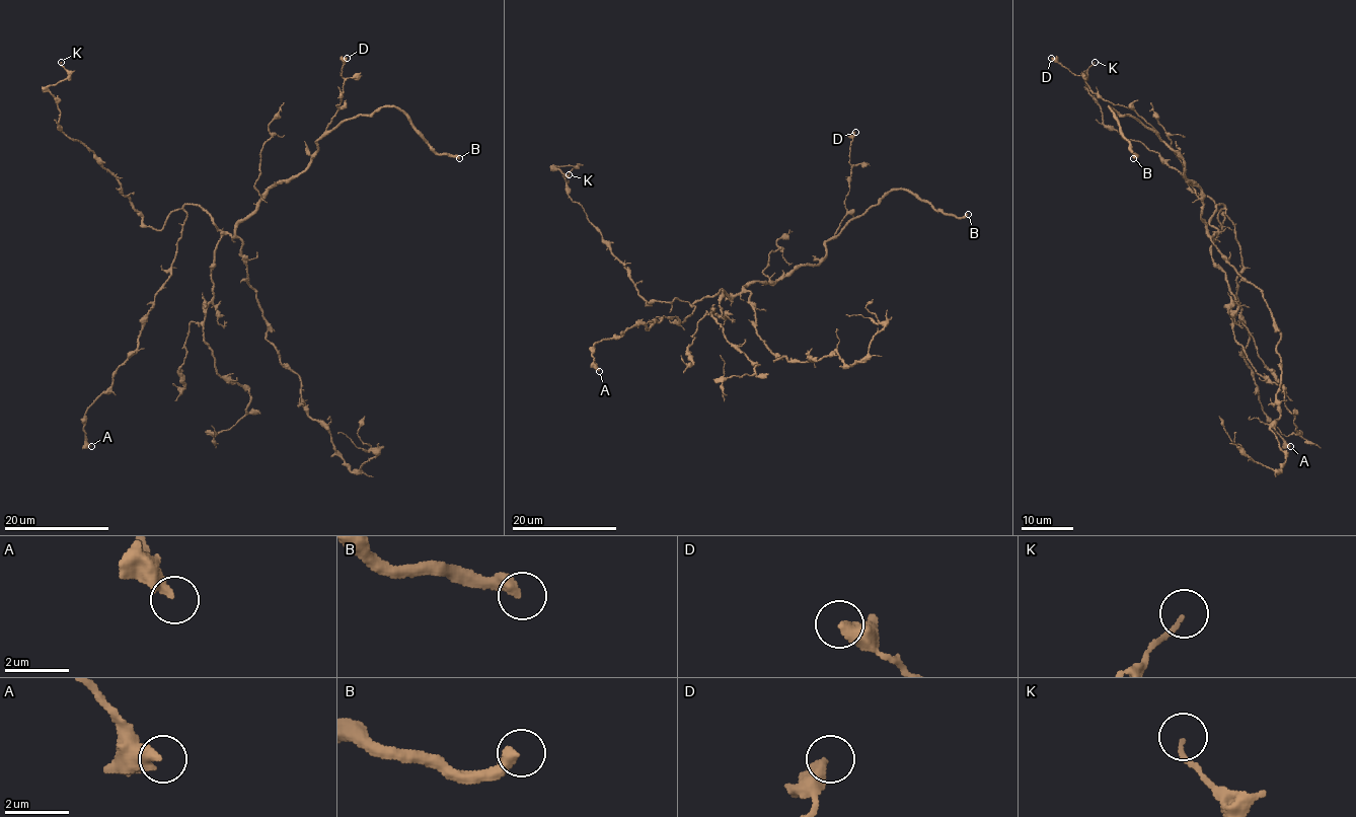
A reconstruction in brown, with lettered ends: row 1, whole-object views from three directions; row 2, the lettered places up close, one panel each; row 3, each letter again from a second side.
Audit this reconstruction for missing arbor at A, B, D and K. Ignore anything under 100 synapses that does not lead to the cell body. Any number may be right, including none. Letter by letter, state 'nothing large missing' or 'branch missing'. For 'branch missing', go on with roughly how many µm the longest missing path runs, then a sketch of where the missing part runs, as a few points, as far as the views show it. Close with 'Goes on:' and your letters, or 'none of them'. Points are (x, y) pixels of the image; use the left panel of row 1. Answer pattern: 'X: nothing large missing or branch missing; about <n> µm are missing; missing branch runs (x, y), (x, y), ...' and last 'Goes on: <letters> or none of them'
A: nothing large missing
B: branch missing; about 200 µm are missing
D: nothing large missing
K: nothing large missing
Goes on: B

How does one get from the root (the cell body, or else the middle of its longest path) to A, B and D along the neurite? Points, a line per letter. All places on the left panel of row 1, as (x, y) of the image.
A: (240, 239), (223, 234), (200, 207), (183, 207), (172, 275), (155, 296), (138, 347), (86, 412), (91, 446)
B: (240, 239), (236, 226), (258, 200), (297, 176), (317, 141), (344, 121), (398, 107), (437, 153), (459, 158)
D: (240, 239), (236, 226), (258, 200), (278, 183), (297, 176), (317, 152), (317, 140), (340, 108), (347, 58)

